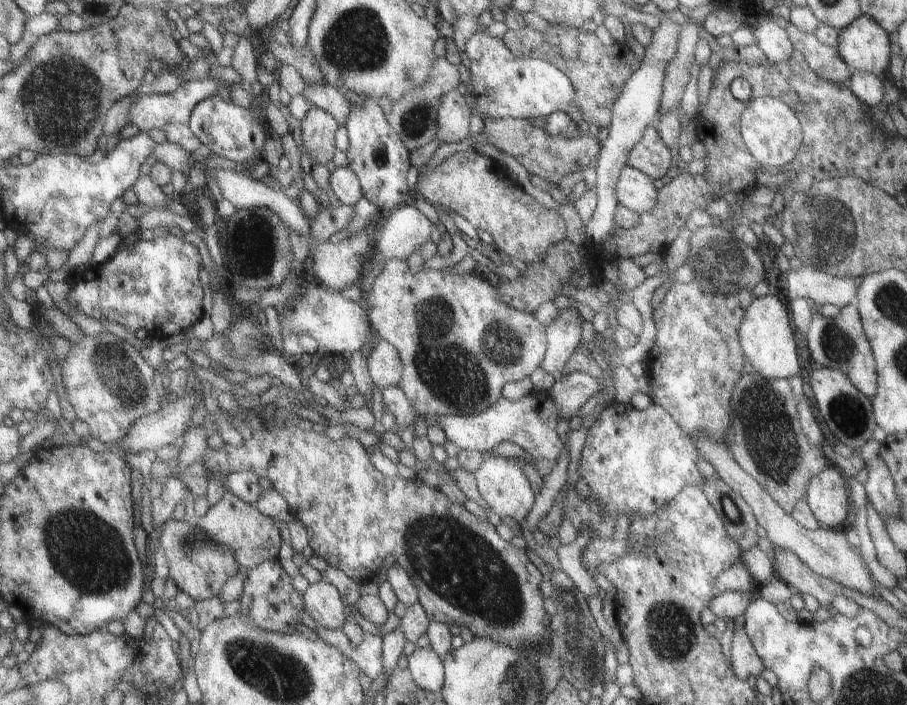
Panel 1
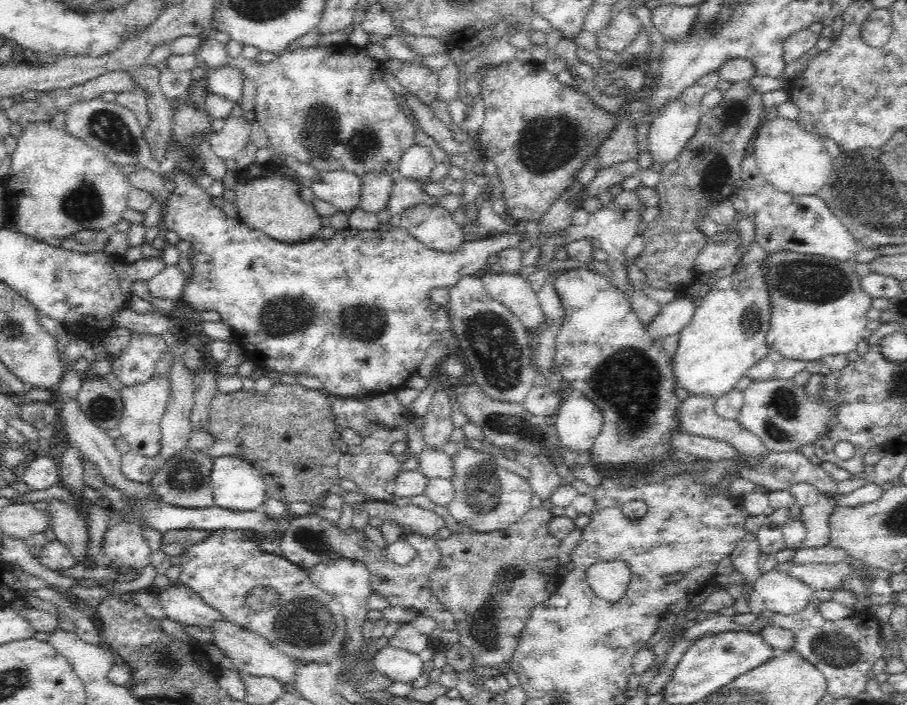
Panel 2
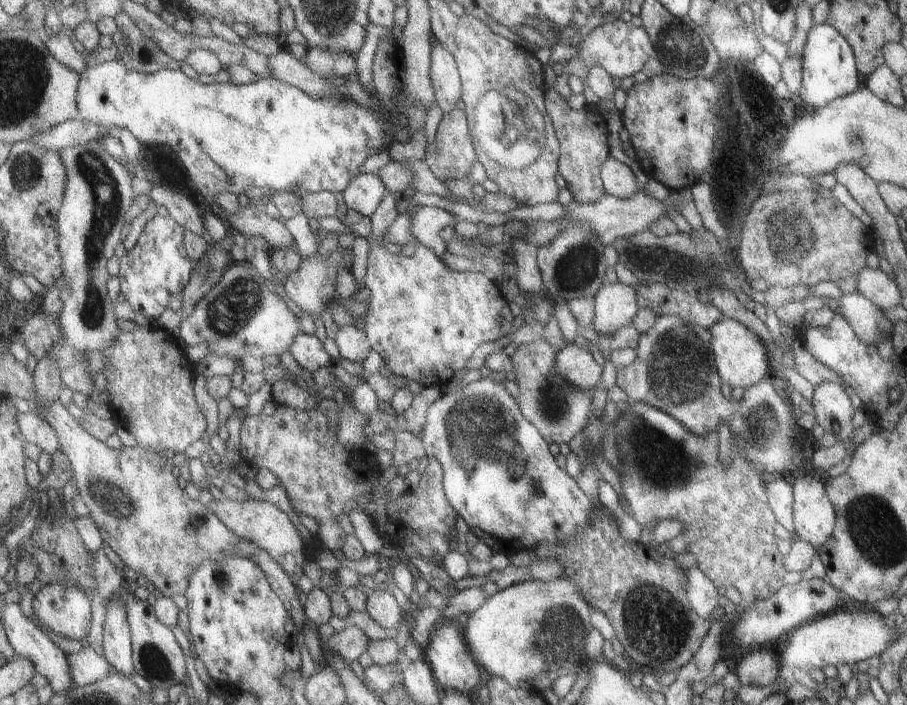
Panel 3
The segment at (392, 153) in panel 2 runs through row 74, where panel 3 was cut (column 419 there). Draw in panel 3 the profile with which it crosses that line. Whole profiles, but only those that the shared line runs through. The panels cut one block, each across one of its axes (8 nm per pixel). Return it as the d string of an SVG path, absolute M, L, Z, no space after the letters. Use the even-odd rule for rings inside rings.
M405 210L397 217L397 220L395 220L384 234L384 242L389 241L399 246L405 246L405 244L409 244L409 242L414 244L416 246L414 255L405 256L403 253L392 254L387 251L382 244L380 246L372 247L369 250L366 274L362 280L366 288L370 290L370 298L366 301L368 302L368 309L361 318L355 316L352 317L358 319L359 327L365 329L372 349L382 357L383 364L386 365L393 376L401 376L401 378L405 378L406 380L414 380L415 382L420 383L423 387L435 385L444 386L448 382L453 382L454 379L457 379L465 372L465 366L469 366L469 356L475 354L473 350L475 350L477 346L484 342L493 342L494 340L497 340L497 338L501 338L501 336L507 336L511 330L514 330L515 327L517 327L519 318L517 314L516 318L511 318L511 312L509 312L509 308L507 308L507 301L503 300L501 292L497 290L497 286L493 284L493 280L490 279L488 275L483 272L451 270L451 268L447 266L447 263L441 257L438 257L435 252L430 248L419 244L418 240L414 238L411 230L411 221L414 214L414 211L406 212Z

